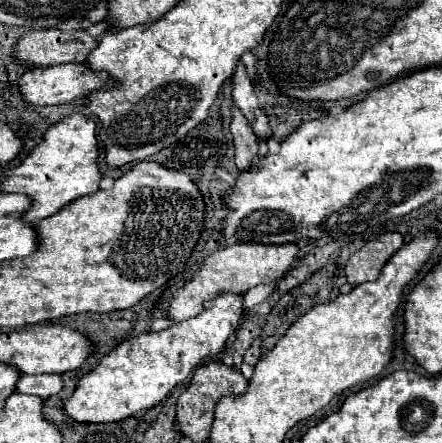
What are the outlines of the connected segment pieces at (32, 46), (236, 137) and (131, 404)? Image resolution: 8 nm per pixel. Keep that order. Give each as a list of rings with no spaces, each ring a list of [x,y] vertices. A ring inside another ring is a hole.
[[[57,28],[31,32],[15,46],[15,56],[31,66],[53,66],[63,62],[87,64],[89,54],[97,48],[97,40],[87,30],[63,32]]]
[[[233,106],[233,122],[231,122],[231,132],[233,132],[233,142],[235,142],[235,164],[239,172],[247,172],[257,156],[259,144],[249,128],[245,116],[239,112],[237,106]]]
[[[221,294],[205,306],[205,312],[189,320],[177,322],[161,332],[145,332],[125,340],[111,350],[99,366],[95,366],[77,384],[77,390],[65,400],[65,412],[77,422],[119,422],[139,410],[157,406],[173,388],[181,384],[195,366],[207,356],[215,358],[227,346],[241,320],[245,318],[241,294]]]

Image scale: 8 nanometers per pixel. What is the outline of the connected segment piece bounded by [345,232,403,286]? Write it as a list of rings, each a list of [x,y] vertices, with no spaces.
[[[387,232],[371,242],[367,242],[359,252],[355,252],[345,266],[345,276],[349,284],[357,286],[367,280],[375,280],[385,266],[385,262],[403,246],[403,236],[397,232]]]

